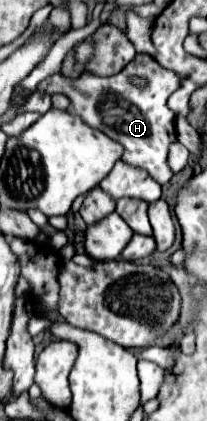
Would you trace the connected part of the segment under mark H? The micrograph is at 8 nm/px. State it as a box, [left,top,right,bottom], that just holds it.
[37,54,179,184]

